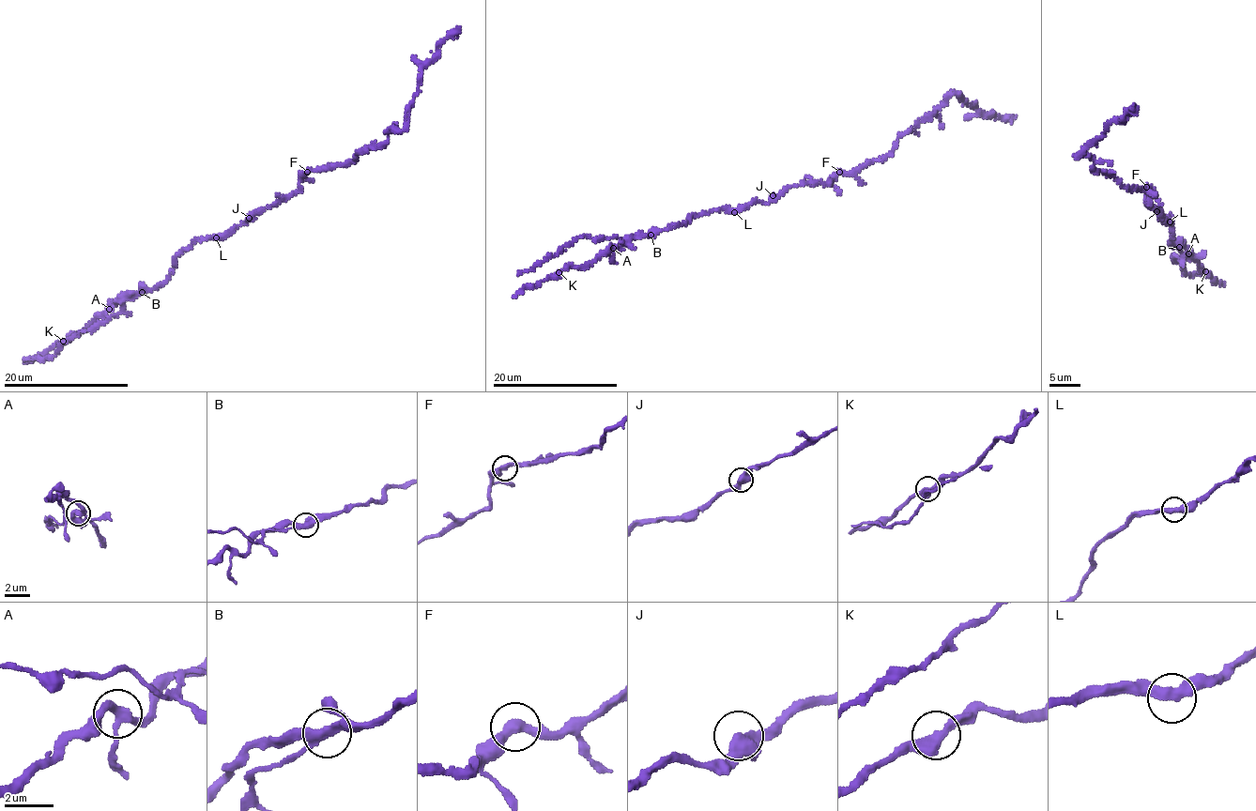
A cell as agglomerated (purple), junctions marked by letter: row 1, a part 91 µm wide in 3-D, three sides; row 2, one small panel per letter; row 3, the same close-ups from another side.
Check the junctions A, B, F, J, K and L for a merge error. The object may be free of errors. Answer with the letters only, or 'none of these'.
B

